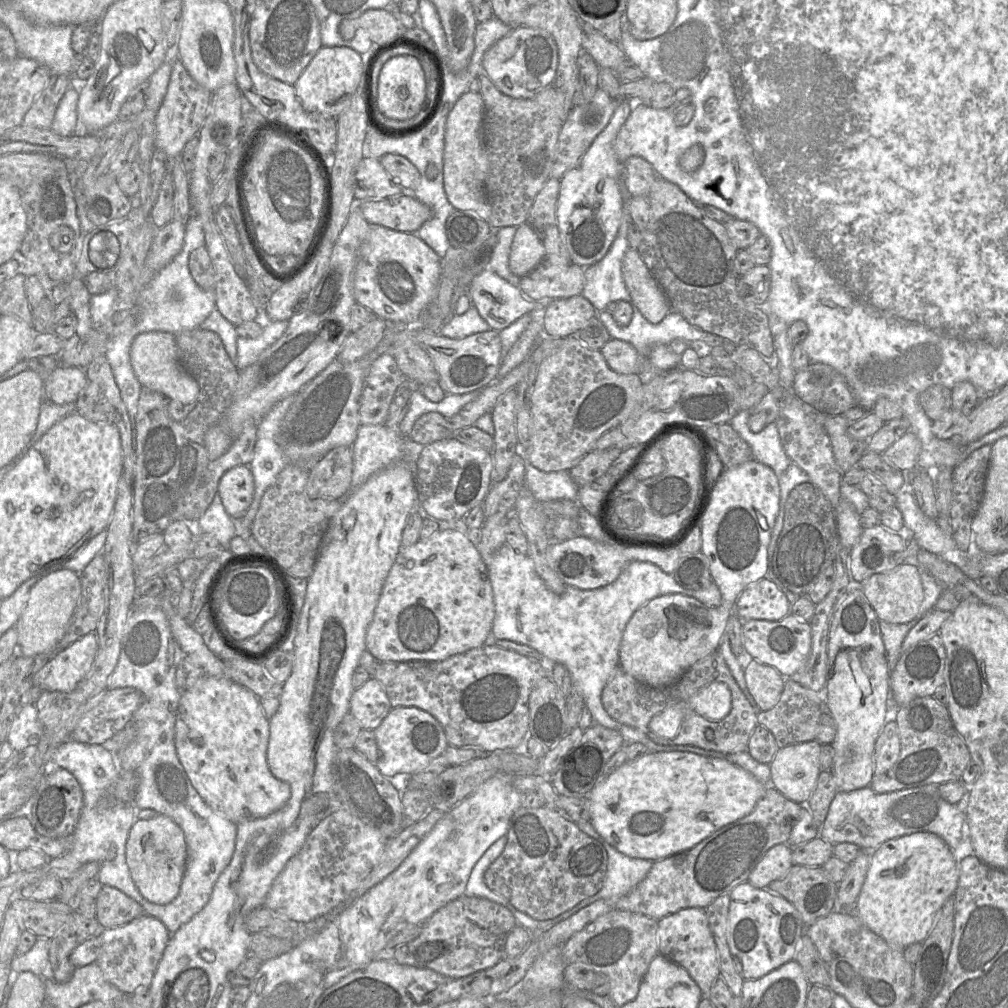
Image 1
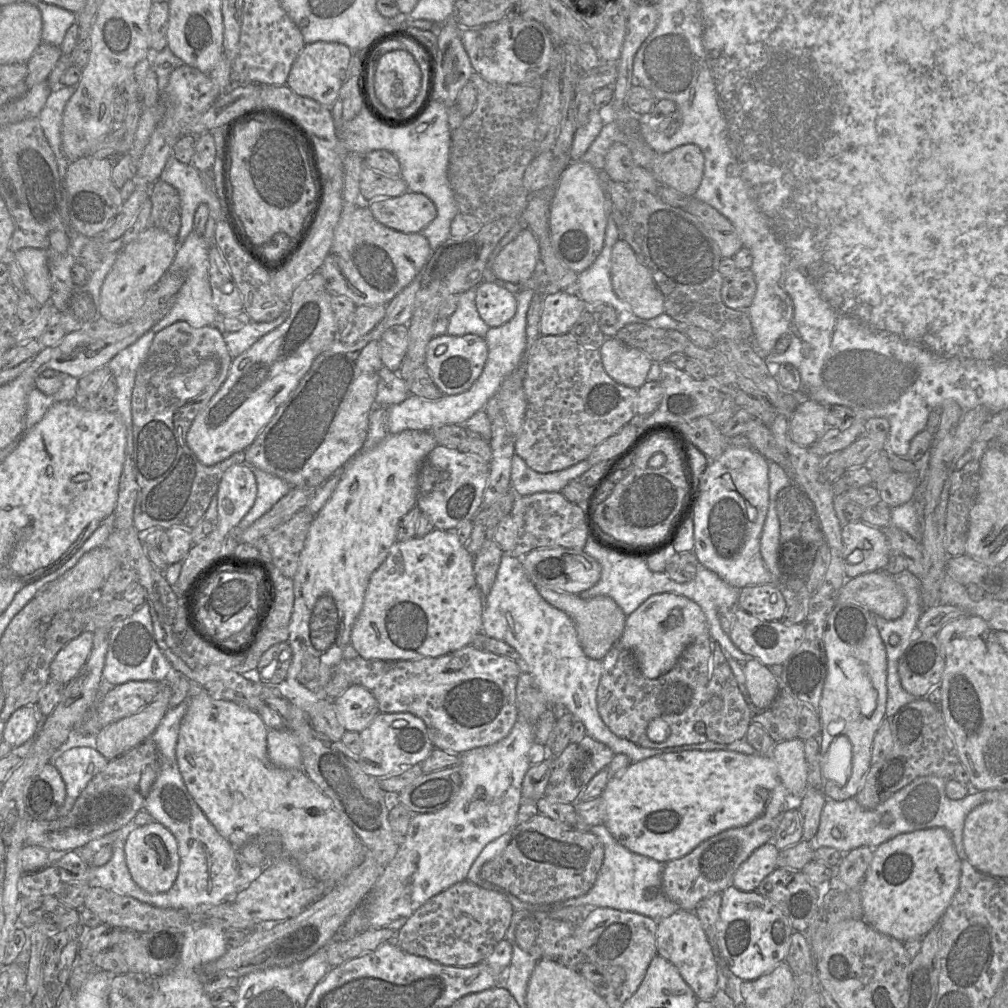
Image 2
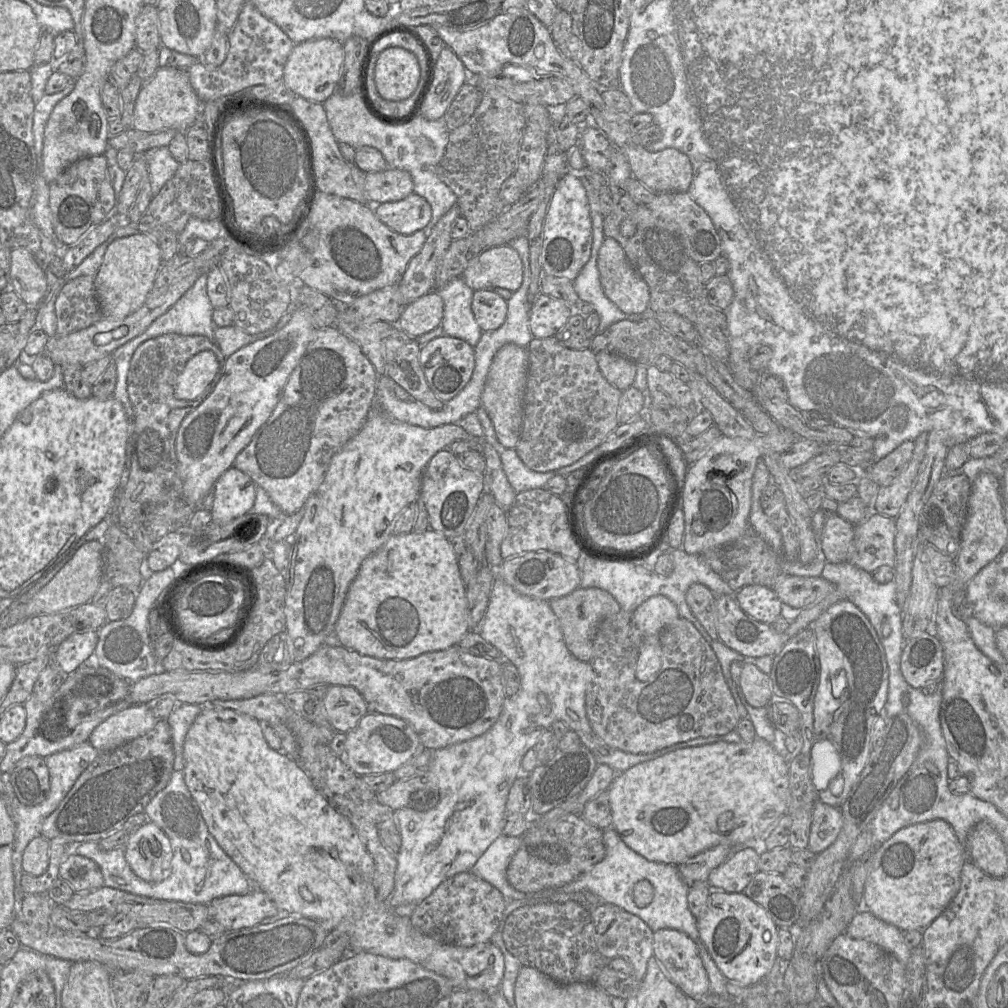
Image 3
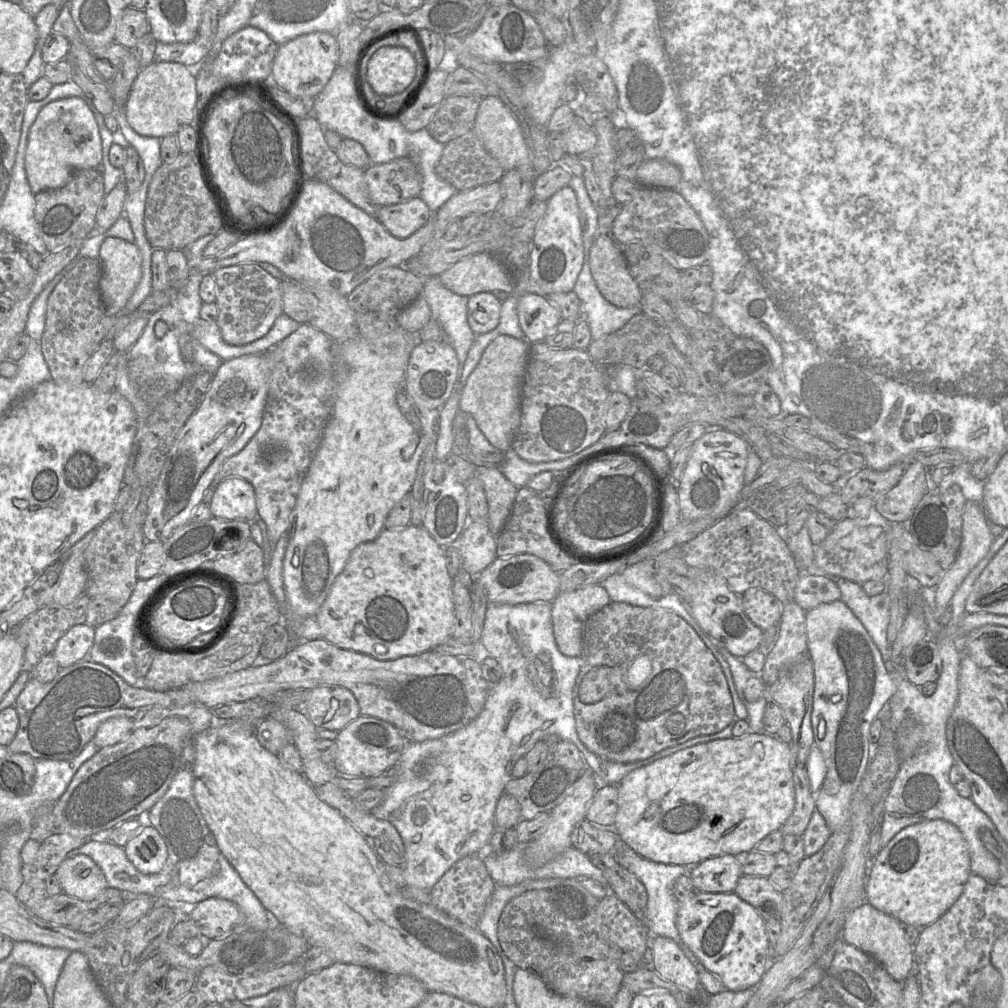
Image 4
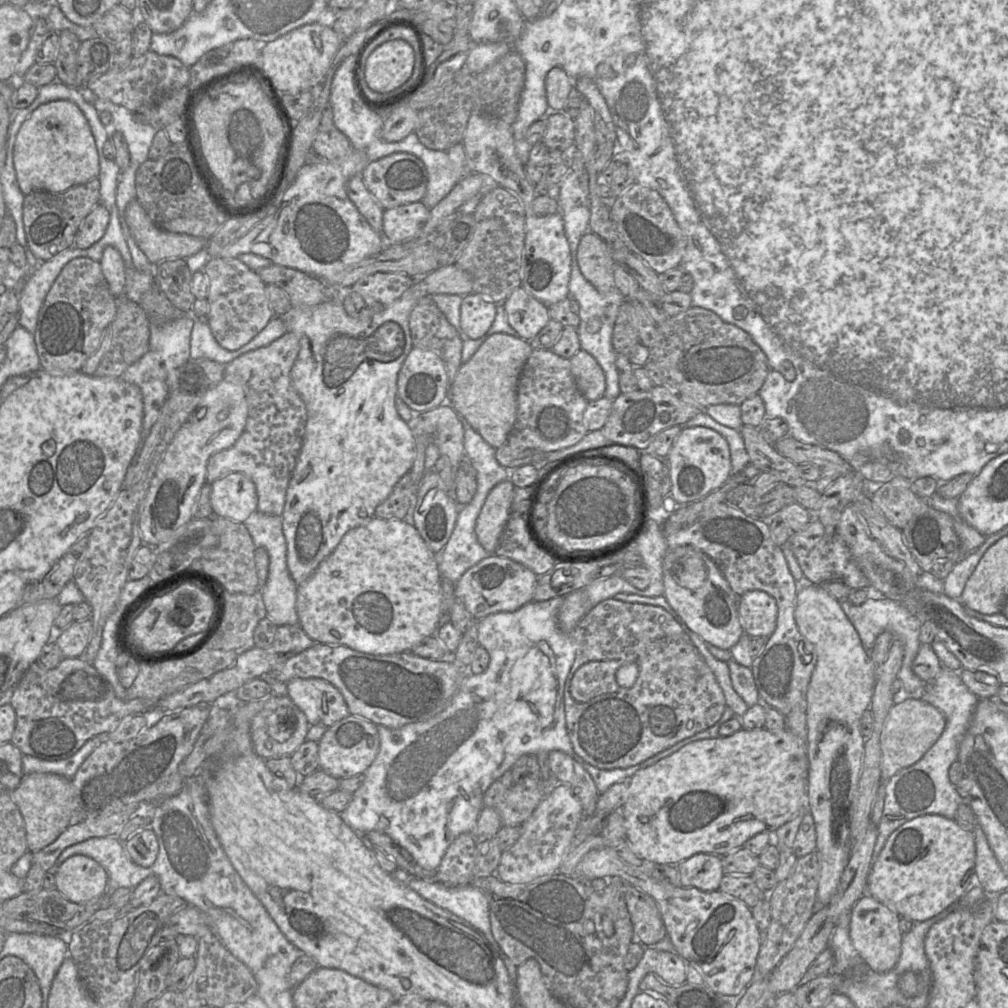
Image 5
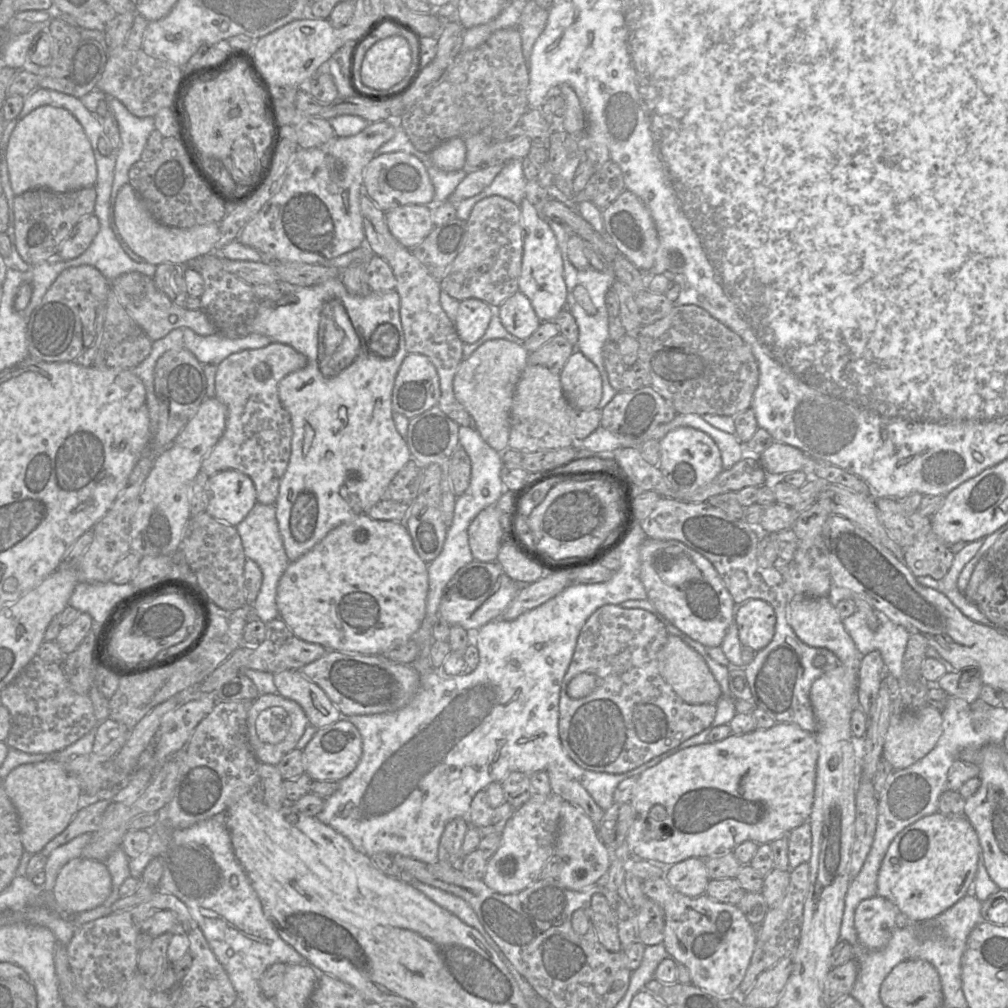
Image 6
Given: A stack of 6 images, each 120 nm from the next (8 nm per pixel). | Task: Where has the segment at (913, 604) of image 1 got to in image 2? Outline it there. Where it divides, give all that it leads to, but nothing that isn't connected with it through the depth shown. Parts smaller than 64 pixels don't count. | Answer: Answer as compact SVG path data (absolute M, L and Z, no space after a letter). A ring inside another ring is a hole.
M885 569L848 578L837 603L857 603L886 620L898 619L905 611L906 597L892 574Z

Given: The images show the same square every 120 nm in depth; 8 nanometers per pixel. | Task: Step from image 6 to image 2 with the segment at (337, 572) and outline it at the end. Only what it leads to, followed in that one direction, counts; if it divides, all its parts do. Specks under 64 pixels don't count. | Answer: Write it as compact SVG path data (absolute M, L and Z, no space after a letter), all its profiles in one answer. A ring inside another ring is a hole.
M435 528L423 537L392 545L386 560L370 577L362 609L351 630L351 645L365 659L439 657L469 646L476 635L483 633L484 601L475 579L474 557L455 533Z

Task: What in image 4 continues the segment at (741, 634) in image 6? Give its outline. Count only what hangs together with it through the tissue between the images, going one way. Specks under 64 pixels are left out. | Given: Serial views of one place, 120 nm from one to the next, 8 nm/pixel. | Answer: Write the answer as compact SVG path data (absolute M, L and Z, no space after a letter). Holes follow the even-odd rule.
M750 588L740 597L744 613L755 626L766 631L779 625L782 605L774 595L761 588Z

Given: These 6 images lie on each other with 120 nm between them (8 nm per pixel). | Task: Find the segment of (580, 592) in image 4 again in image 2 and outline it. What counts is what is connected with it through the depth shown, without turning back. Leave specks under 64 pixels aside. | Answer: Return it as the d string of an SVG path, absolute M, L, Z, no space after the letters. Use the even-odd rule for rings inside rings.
M536 586L536 588L545 601L570 617L576 628L579 644L587 657L602 660L609 650L619 642L627 616L610 597L596 596L583 599L579 595L553 590L544 586Z

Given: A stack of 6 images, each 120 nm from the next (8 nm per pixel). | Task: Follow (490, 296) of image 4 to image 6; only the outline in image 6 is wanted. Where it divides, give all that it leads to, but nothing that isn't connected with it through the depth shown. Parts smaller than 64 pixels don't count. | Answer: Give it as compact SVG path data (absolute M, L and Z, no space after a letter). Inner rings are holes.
M476 298L461 300L454 326L462 342L478 341L486 332L491 317L490 305L486 302Z

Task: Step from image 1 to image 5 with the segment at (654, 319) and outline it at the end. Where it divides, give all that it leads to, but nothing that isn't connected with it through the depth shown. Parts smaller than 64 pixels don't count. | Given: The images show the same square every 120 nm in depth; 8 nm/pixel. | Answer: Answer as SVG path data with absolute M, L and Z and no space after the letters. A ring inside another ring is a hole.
M593 232L584 234L577 248L577 262L583 276L601 293L617 289L609 246Z

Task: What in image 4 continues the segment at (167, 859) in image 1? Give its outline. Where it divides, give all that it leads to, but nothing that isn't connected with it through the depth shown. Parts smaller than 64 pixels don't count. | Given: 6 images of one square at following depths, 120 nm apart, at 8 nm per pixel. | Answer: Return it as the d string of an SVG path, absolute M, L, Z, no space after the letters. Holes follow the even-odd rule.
M151 825L143 826L128 841L124 851L135 868L145 875L160 872L167 860L167 846L160 833Z

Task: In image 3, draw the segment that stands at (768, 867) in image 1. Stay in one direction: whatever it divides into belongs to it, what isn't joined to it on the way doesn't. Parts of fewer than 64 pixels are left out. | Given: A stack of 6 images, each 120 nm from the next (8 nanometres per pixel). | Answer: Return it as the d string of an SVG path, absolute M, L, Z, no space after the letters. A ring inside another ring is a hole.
M738 847L730 857L713 869L707 883L712 891L743 892L754 875L759 872L760 854L751 847Z

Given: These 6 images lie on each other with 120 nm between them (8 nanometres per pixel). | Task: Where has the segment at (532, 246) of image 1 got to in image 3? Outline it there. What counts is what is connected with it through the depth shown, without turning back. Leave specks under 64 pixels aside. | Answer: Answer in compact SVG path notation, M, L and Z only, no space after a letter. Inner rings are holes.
M498 245L472 259L461 277L474 291L501 287L515 292L523 281L523 263L513 247Z

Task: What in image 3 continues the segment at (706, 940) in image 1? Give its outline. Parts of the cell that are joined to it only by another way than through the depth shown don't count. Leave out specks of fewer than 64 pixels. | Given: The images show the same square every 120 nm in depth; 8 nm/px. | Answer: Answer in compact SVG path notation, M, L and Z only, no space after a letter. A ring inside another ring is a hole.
M662 928L653 934L653 955L667 977L694 1000L710 993L710 983L695 942L684 932Z

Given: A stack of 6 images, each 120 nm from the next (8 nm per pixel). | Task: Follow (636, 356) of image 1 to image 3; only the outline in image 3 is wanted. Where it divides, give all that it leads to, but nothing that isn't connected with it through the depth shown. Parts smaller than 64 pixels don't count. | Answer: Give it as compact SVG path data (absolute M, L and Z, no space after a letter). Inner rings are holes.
M600 351L596 355L599 369L609 383L621 391L633 386L636 363L614 352Z

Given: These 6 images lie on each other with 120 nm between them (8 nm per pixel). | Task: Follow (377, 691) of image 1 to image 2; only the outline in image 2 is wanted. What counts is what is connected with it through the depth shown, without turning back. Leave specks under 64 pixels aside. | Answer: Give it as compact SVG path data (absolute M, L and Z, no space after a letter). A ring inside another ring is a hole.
M350 685L333 704L346 731L361 732L380 713L374 695L361 685Z

